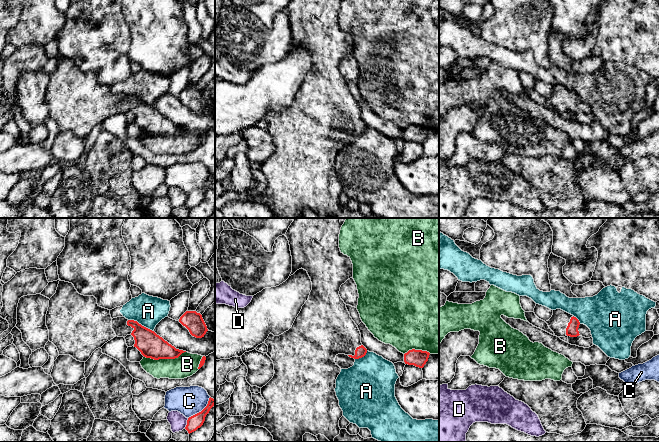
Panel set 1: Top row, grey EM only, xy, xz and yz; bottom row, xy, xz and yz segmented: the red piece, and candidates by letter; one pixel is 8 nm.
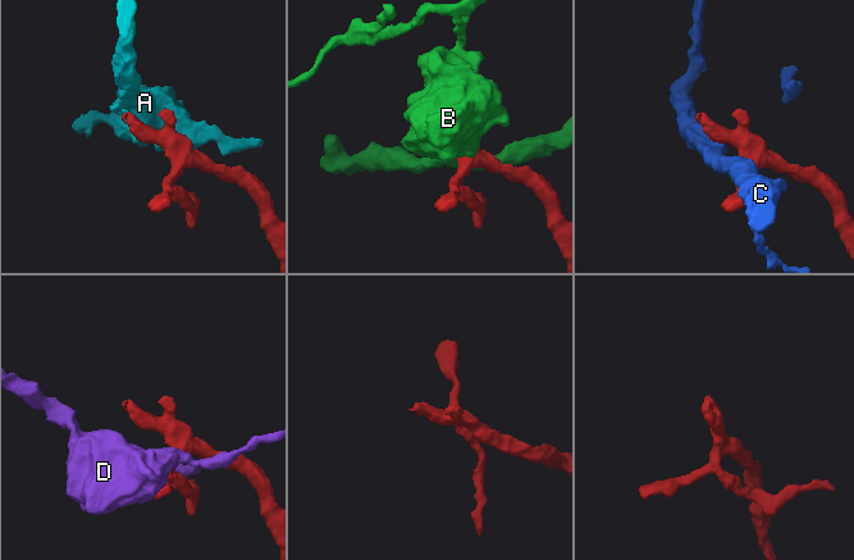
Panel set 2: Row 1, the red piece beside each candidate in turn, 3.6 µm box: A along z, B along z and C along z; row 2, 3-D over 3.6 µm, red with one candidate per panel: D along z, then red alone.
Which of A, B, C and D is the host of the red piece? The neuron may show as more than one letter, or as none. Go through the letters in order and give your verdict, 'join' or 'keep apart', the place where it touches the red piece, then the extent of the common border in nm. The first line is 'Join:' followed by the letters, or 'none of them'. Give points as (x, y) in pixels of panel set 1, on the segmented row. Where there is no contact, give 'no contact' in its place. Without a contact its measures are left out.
Join: none of them
A: keep apart; contact xy (140, 324); length 220 nm
B: keep apart; contact xy (164, 358); length 340 nm
C: keep apart; contact xy (202, 410); length 260 nm
D: keep apart; contact xy (187, 423); length 90 nm

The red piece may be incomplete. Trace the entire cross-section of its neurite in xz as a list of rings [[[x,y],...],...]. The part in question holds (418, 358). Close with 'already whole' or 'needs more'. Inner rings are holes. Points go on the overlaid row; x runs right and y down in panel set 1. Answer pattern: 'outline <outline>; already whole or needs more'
outline [[[409,350],[404,354],[404,362],[408,365],[414,365],[419,368],[423,368],[428,361],[430,353],[422,350]]]; already whole

